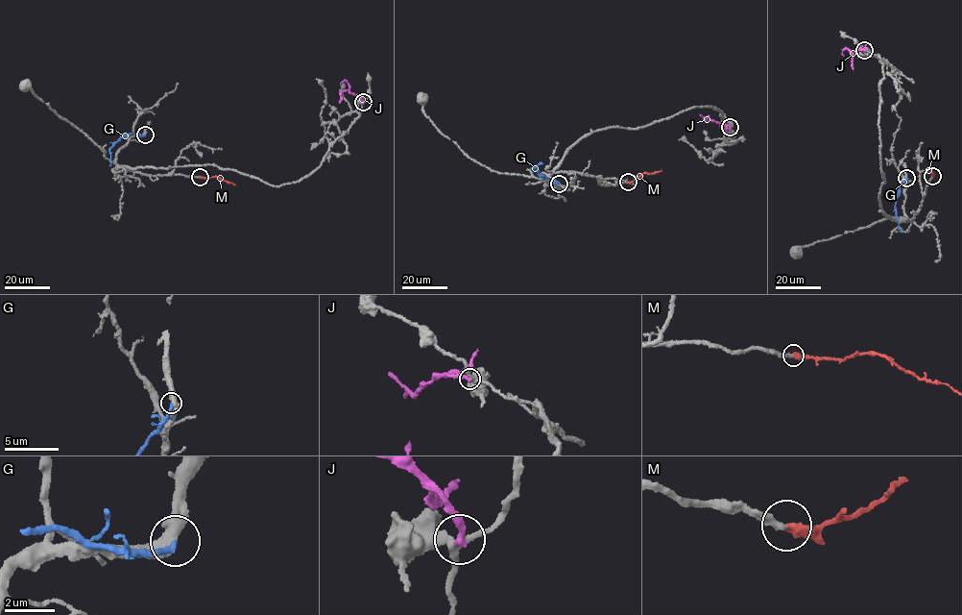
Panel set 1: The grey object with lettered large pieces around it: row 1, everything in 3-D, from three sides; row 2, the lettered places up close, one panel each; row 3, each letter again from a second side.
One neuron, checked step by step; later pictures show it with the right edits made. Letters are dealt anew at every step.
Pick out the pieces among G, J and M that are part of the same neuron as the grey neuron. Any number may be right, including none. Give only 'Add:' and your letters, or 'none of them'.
Add: M

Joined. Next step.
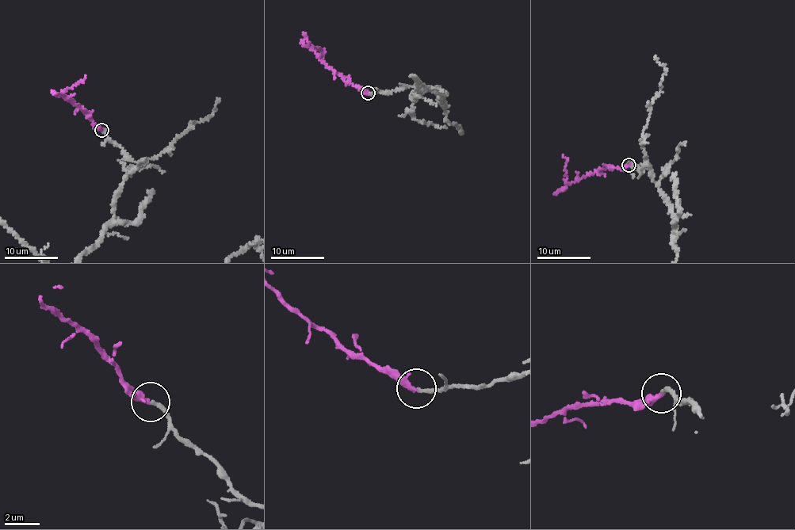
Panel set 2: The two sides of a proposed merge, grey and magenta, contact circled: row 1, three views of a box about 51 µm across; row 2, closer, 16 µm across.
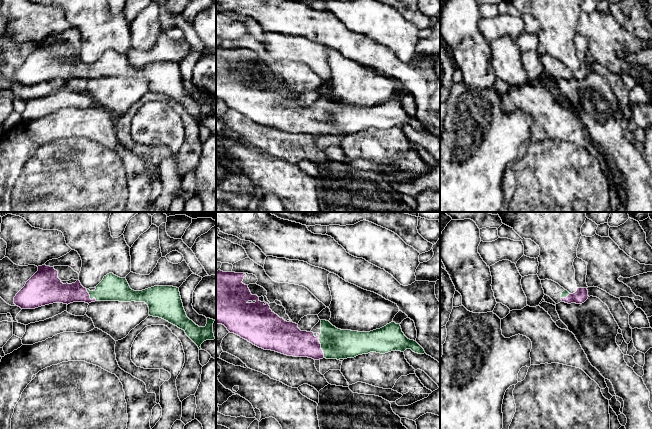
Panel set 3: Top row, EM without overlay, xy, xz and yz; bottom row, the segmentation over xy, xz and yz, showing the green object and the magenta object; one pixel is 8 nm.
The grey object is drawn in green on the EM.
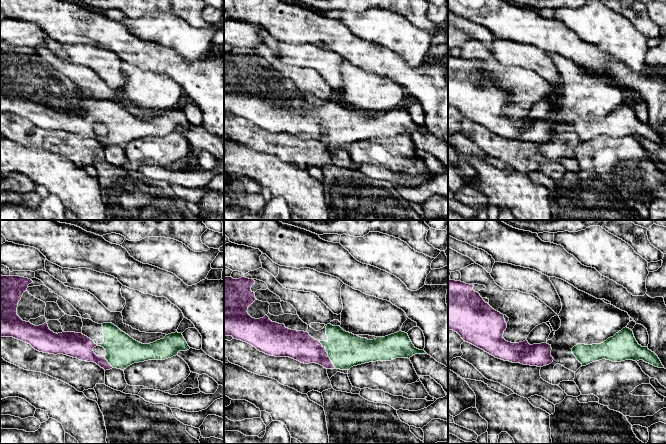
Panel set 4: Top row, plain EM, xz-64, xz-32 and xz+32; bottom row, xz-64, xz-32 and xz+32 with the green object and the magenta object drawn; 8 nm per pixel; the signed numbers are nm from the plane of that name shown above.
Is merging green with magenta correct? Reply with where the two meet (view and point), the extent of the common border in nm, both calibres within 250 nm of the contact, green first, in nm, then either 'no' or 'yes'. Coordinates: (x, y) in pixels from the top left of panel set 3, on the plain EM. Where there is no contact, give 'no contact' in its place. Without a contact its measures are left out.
meets green in xz at (320, 119); contact 220 nm long; 240 nm thick on the green side, 240 nm on the other; yes

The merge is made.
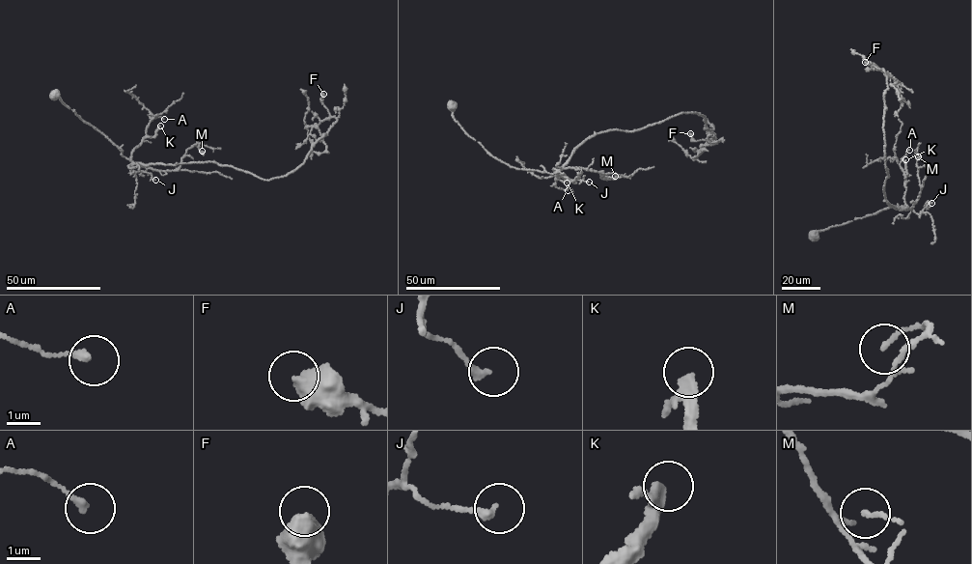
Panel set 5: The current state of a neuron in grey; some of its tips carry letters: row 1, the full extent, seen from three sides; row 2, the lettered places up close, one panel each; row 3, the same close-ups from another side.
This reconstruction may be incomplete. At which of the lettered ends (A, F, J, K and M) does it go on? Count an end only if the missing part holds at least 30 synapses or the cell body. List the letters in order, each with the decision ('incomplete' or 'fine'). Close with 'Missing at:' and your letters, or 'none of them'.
A: fine
F: fine
J: fine
K: incomplete
M: fine
Missing at: K

